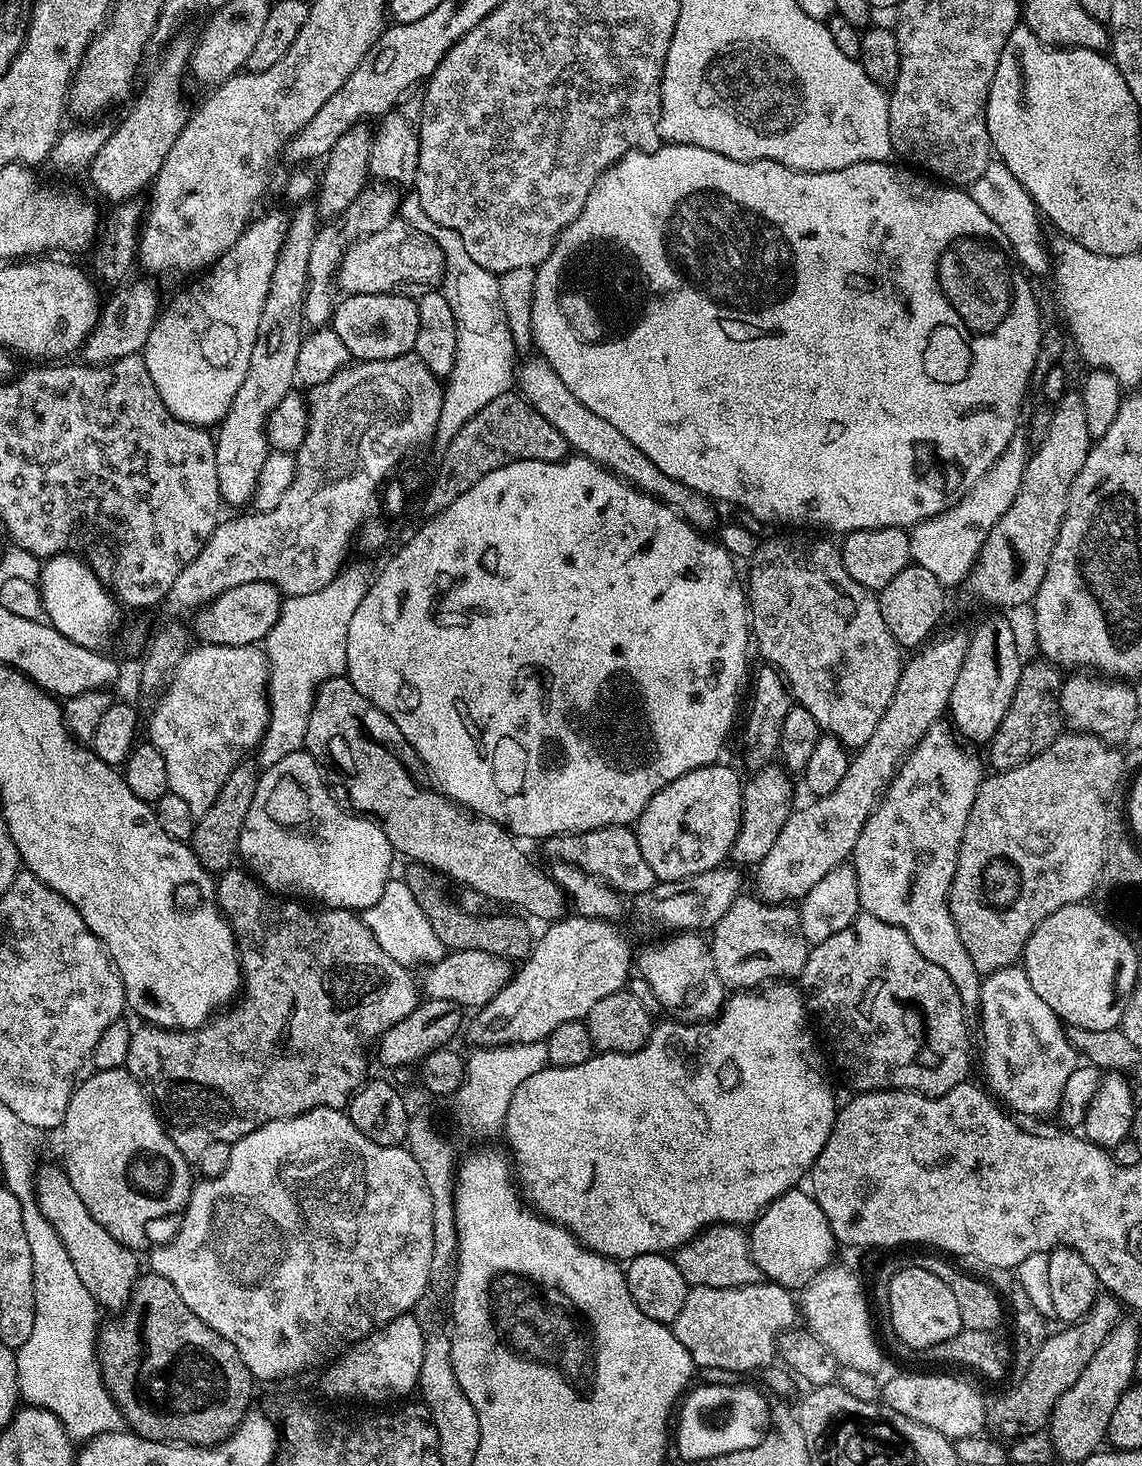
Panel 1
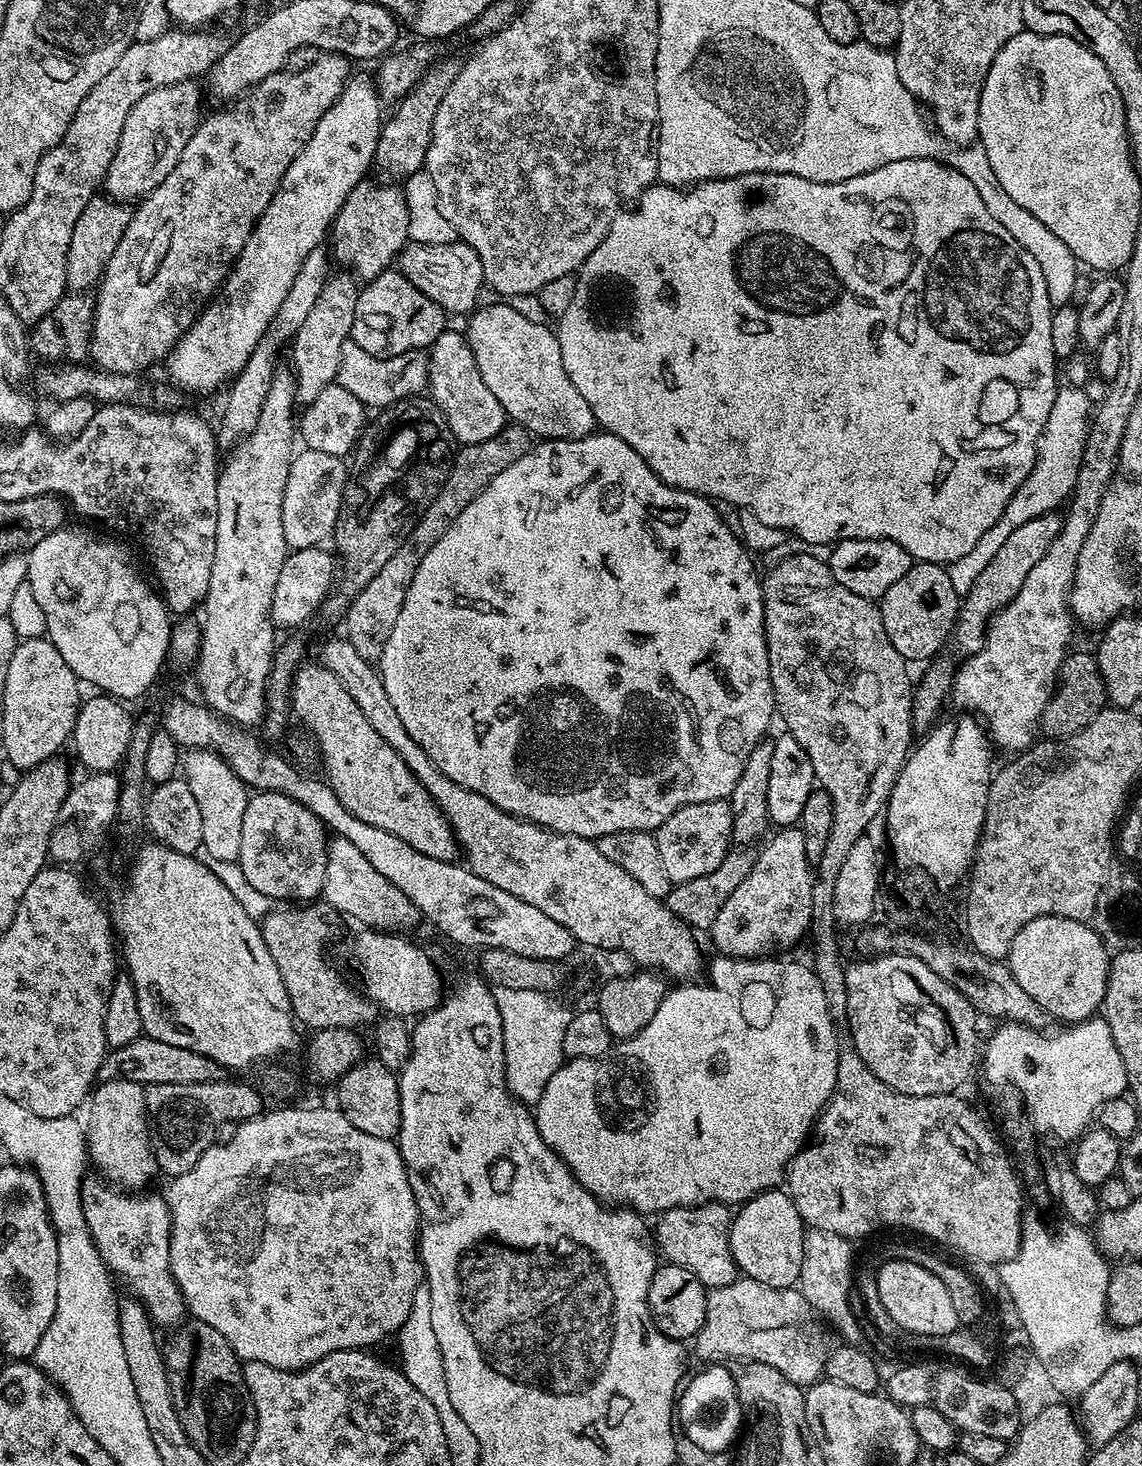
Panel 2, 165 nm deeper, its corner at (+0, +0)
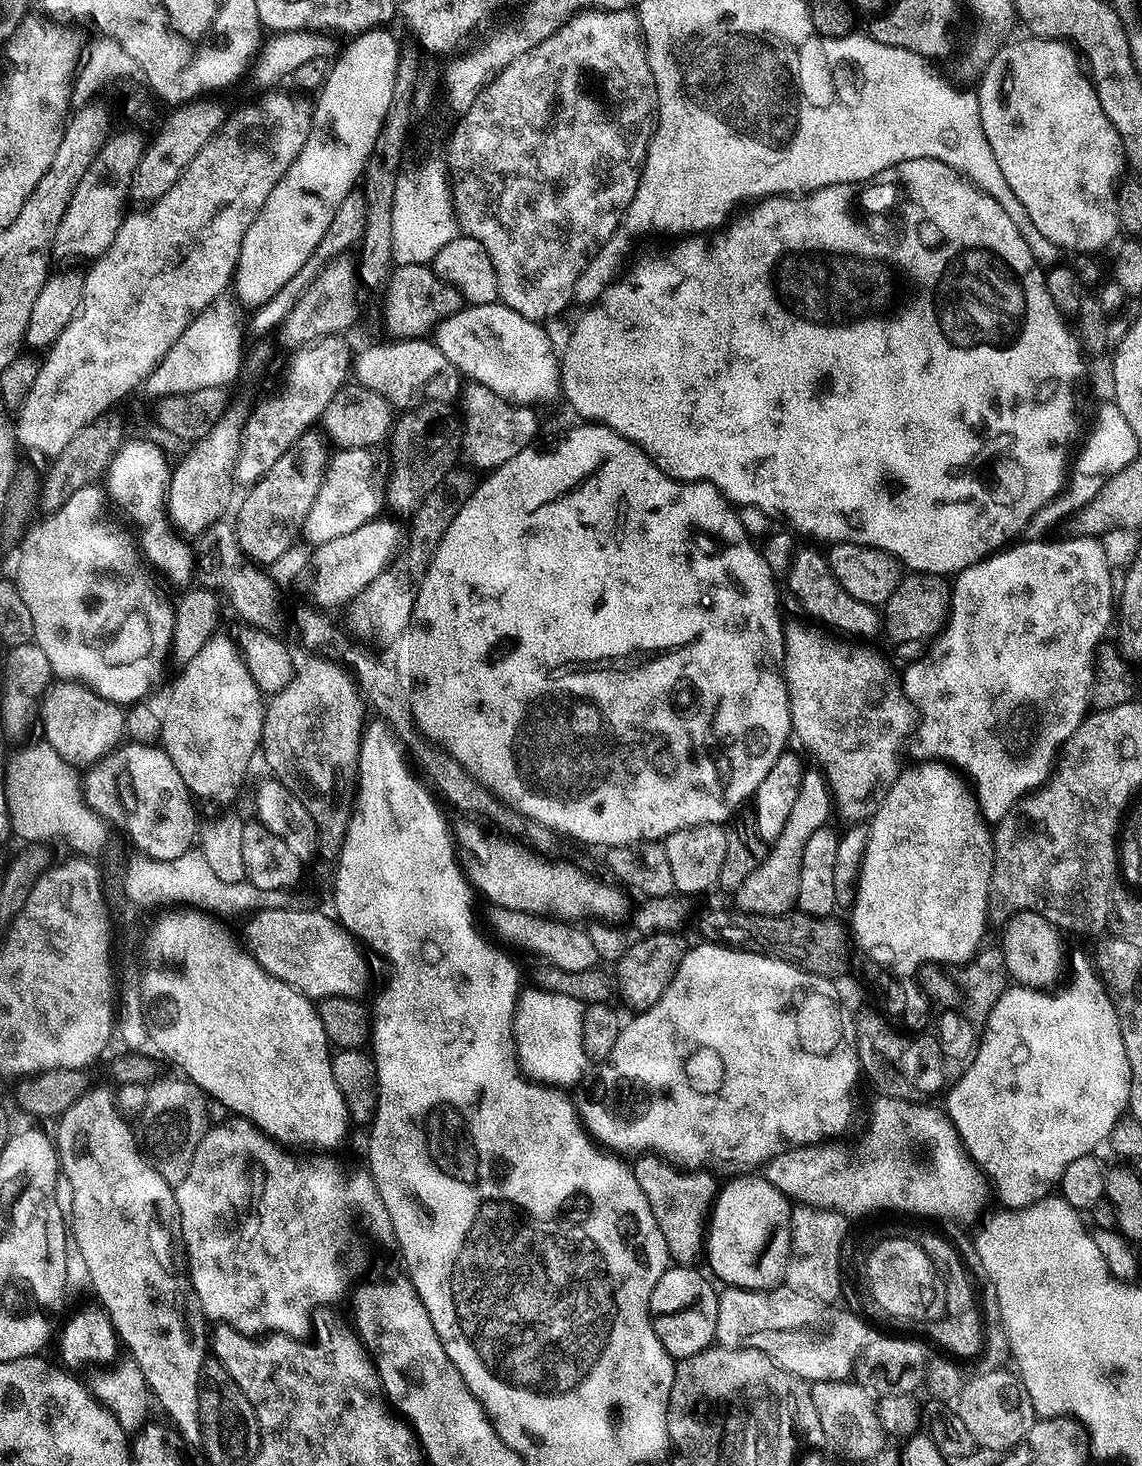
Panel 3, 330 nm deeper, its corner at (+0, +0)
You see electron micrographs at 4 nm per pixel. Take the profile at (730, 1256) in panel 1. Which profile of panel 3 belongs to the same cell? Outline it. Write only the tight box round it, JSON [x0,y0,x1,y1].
[632,1154,718,1266]

